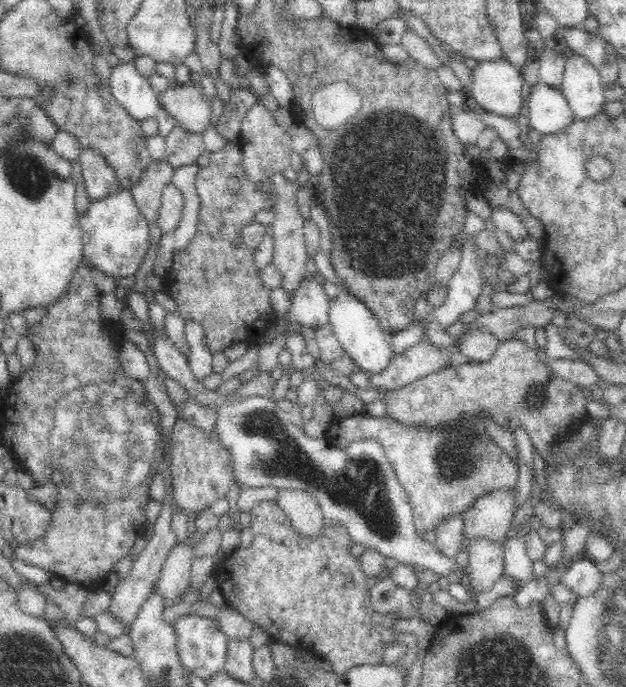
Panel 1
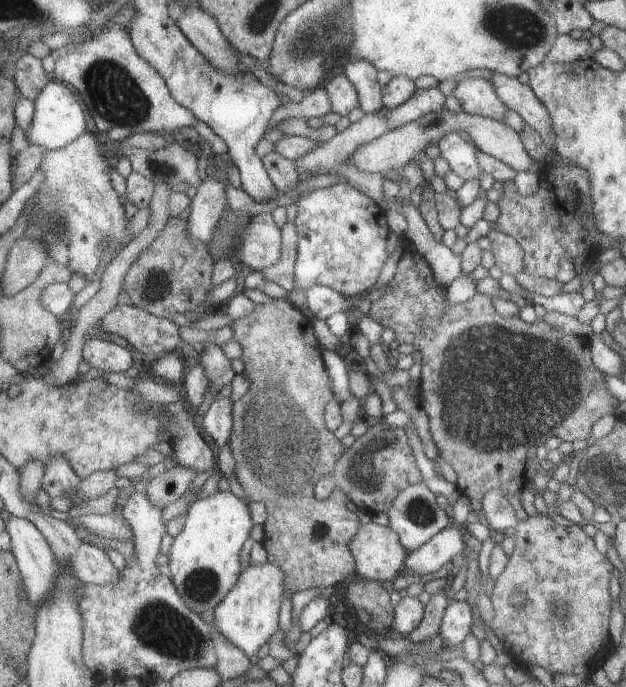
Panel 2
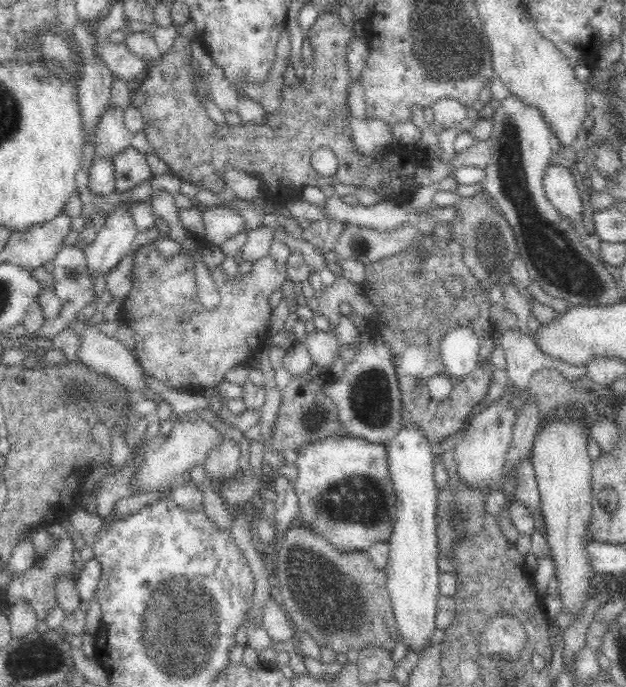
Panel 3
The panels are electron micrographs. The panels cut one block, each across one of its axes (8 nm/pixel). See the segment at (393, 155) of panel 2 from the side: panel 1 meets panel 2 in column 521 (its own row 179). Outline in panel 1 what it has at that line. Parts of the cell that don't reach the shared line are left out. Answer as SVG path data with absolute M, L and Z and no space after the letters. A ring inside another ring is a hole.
M151 161L139 181L129 188L146 223L157 224L160 218L162 192L166 184L171 182L173 172L172 166L167 162Z

